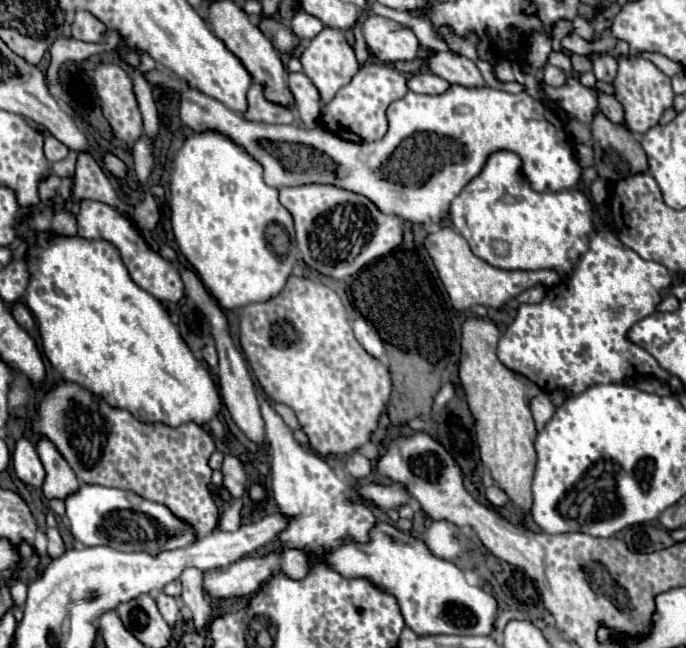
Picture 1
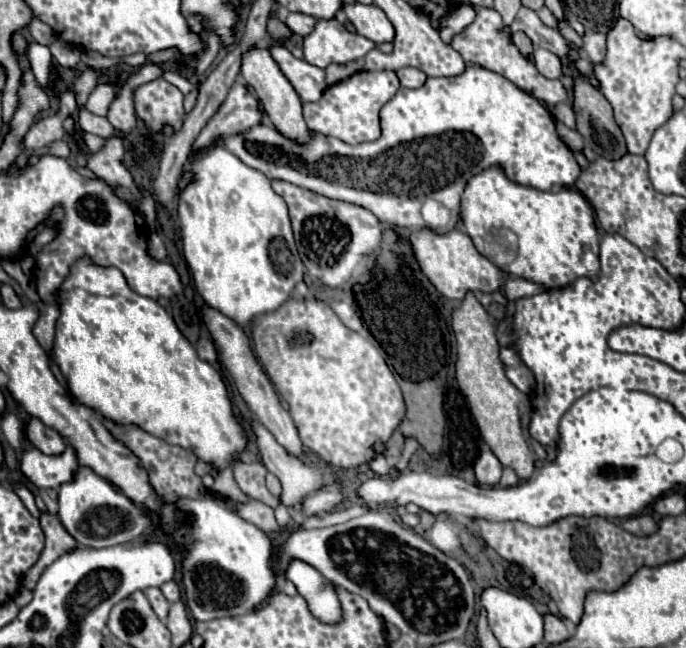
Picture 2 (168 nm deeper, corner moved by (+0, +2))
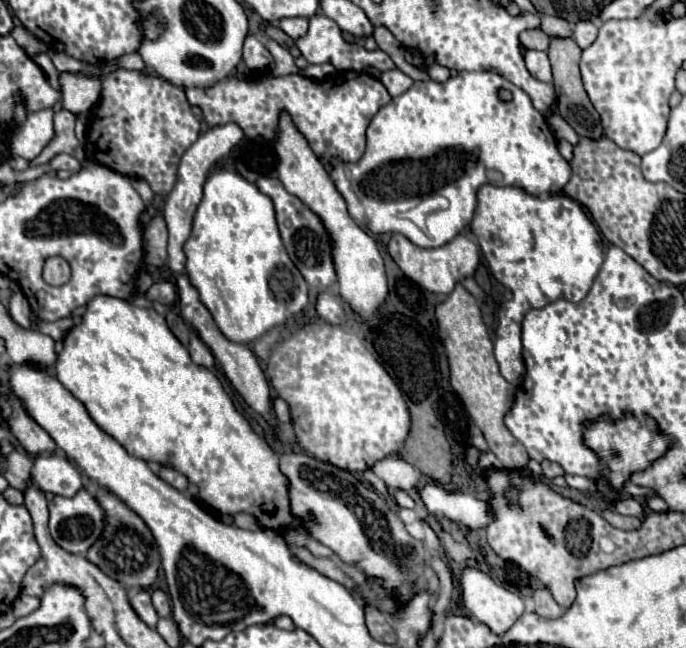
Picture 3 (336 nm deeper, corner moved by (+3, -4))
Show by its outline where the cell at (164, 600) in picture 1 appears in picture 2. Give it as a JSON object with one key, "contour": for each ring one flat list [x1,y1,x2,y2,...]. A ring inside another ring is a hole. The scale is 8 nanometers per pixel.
{"contour":[[146,589,144,593,146,593,146,597,148,597,152,609,154,609,156,615,160,617,160,621,166,623,166,617,168,617,168,611,170,611,170,603,168,603,168,599,162,595,160,589]]}

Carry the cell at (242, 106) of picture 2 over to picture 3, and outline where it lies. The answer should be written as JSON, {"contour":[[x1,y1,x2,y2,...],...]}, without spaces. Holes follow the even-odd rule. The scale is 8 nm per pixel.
{"contour":[[225,123,225,125,213,127,205,135,201,135,191,145,191,149,187,149,185,155,181,157,177,183,175,183,173,191,167,195,165,207,163,207,163,217,165,217,165,223,167,223,167,231,169,231,169,249,167,249,169,251,169,261,167,263,169,263,169,269,173,273,183,273,183,269,185,269,183,245,191,235,191,221,193,221,193,215,195,215,195,207,199,205,199,201,203,197,203,183,205,183,209,171,215,169,217,167,215,163,225,159,231,153,231,149,241,143,241,139,243,139,243,131,239,129,239,125]]}

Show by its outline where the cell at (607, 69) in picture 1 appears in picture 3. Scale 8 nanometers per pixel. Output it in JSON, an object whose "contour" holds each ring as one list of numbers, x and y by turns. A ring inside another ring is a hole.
{"contour":[[577,21,573,29,573,39,579,43,579,47,589,47,595,41,597,25,593,21]]}

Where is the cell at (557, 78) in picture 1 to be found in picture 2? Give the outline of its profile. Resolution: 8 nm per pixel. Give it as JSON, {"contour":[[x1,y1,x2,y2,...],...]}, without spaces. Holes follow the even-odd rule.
{"contour":[[538,47,532,57,534,57,536,69,538,69,544,77,548,77,548,79,560,79,560,75,562,75,562,61,560,61,554,53]]}

